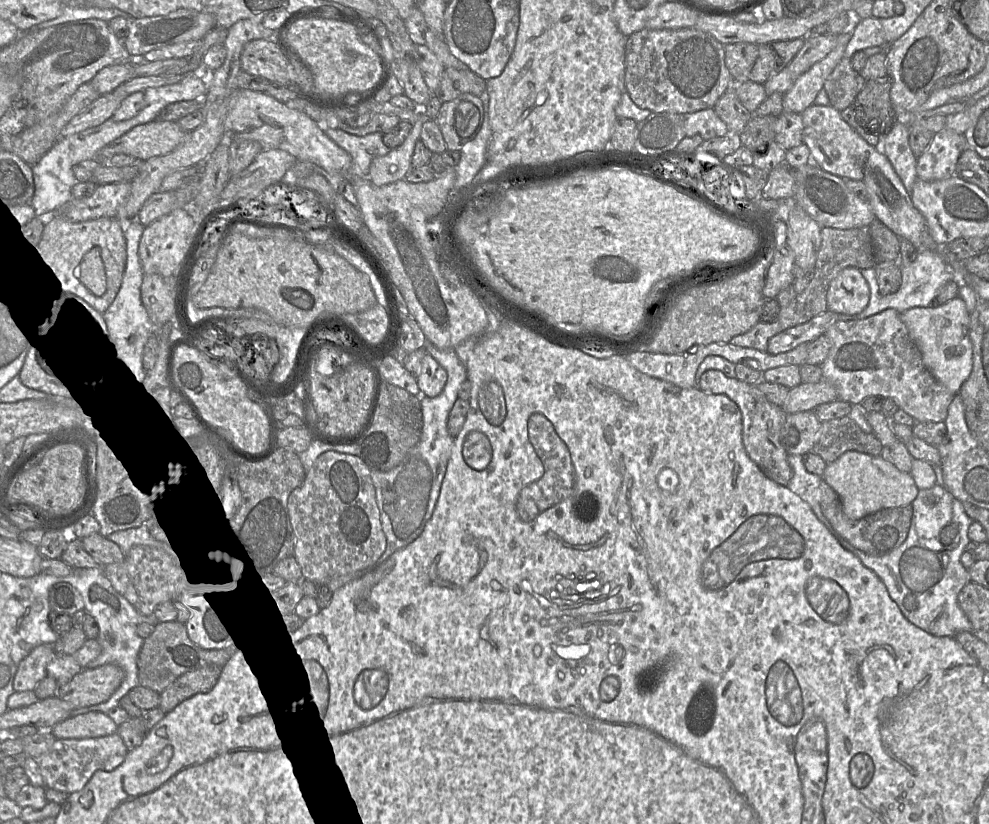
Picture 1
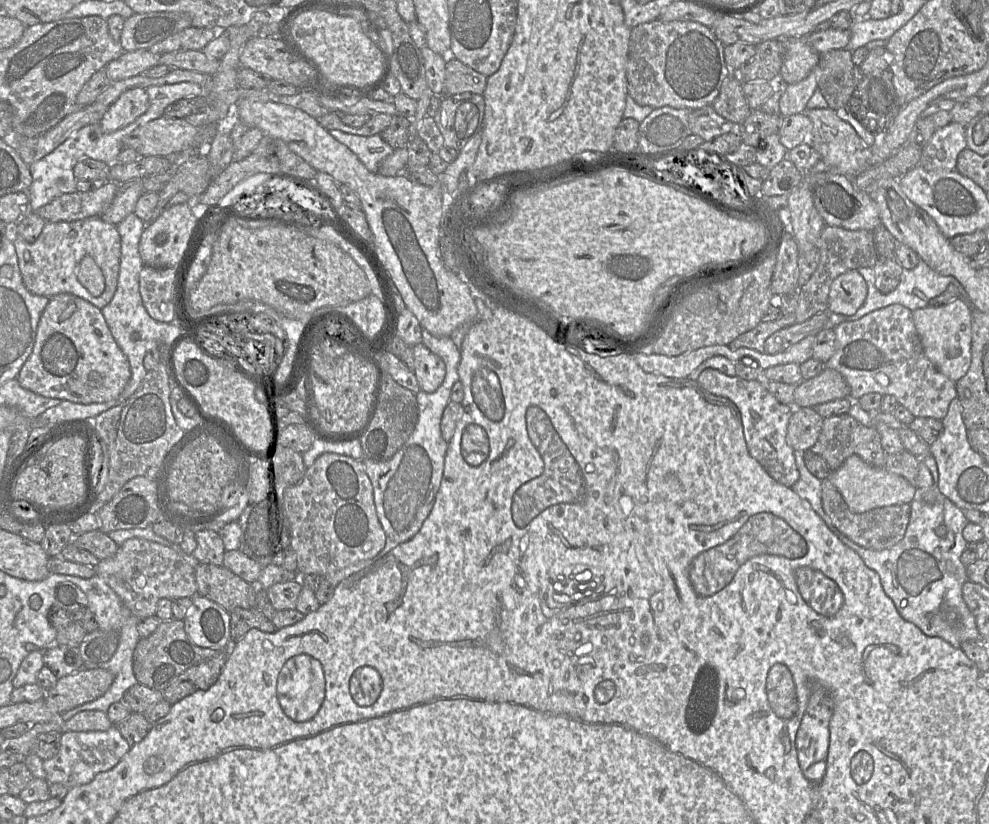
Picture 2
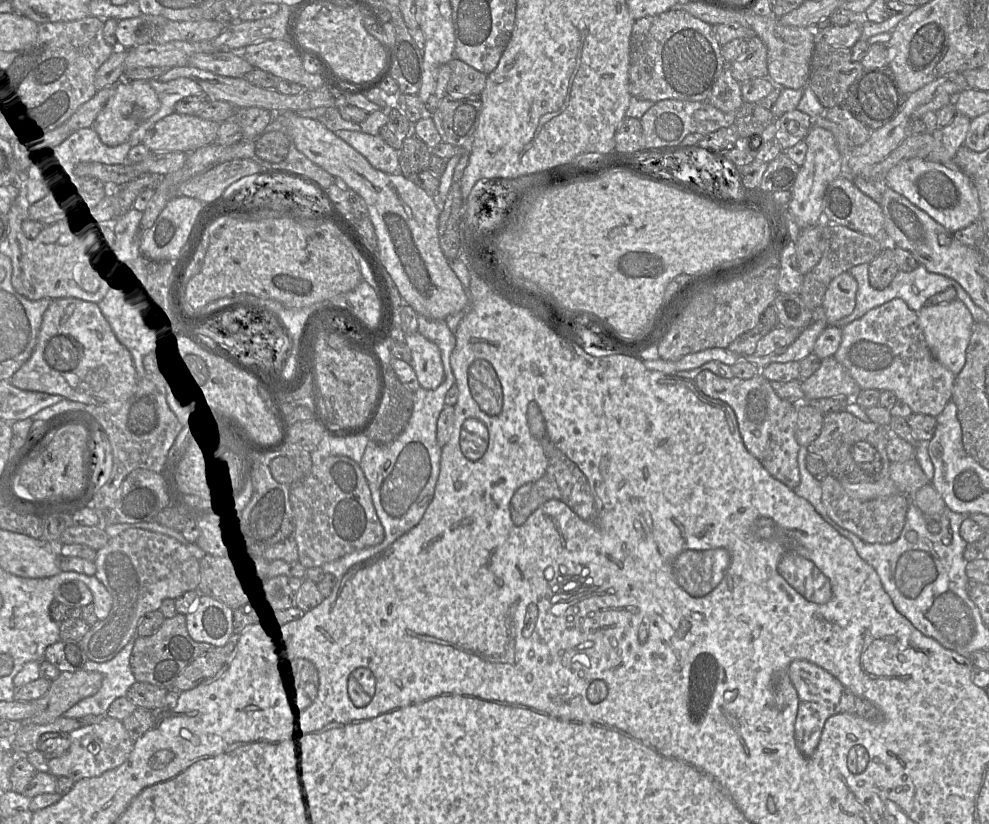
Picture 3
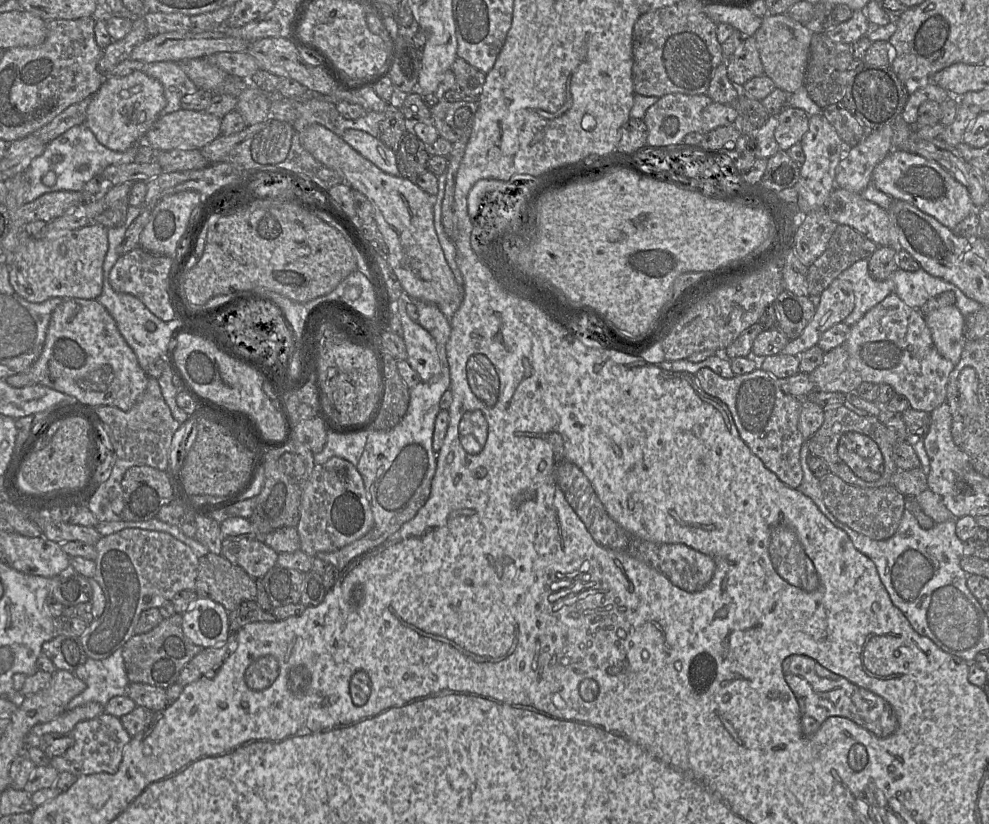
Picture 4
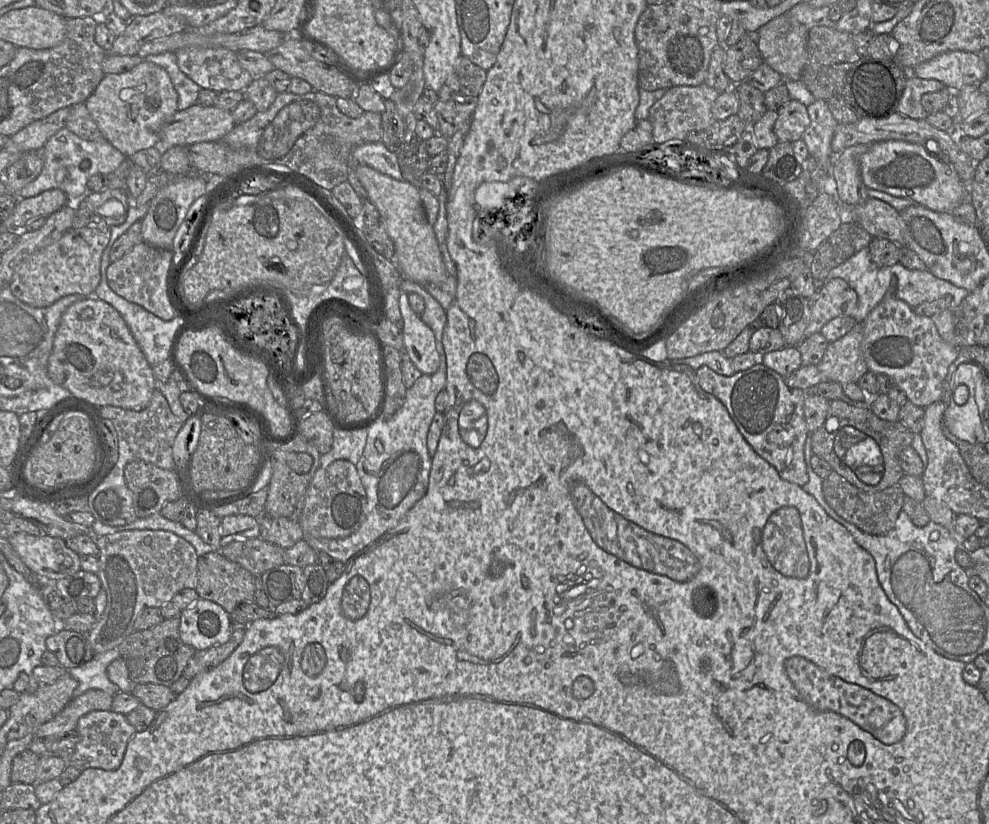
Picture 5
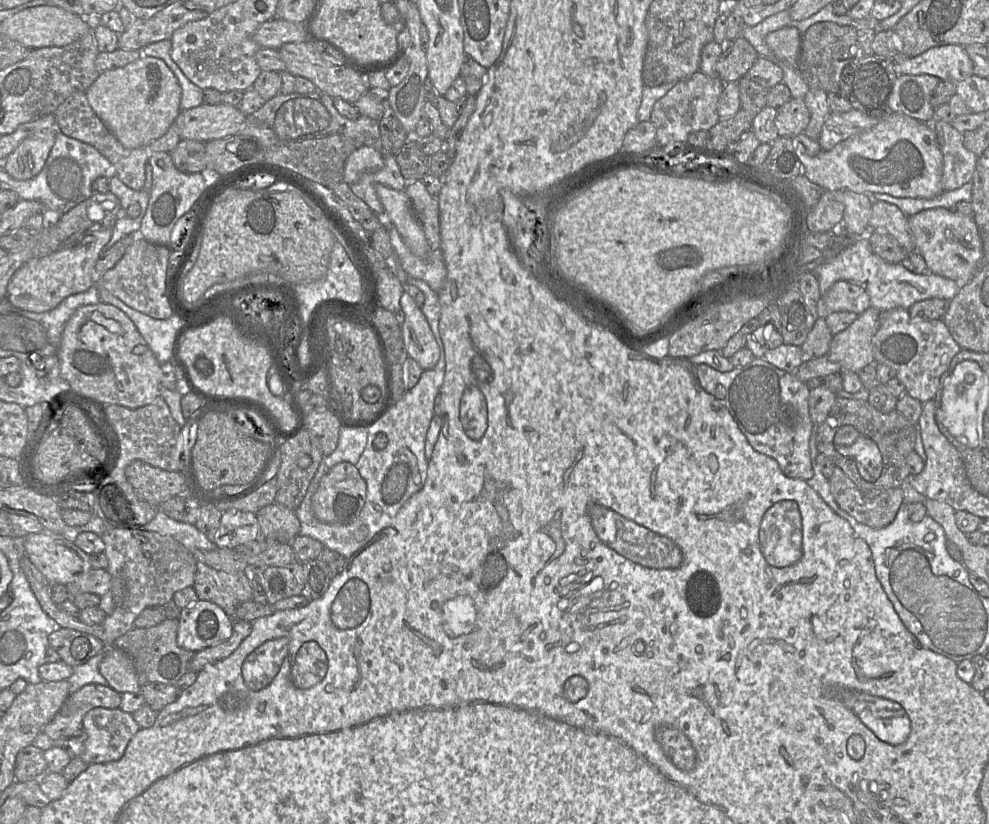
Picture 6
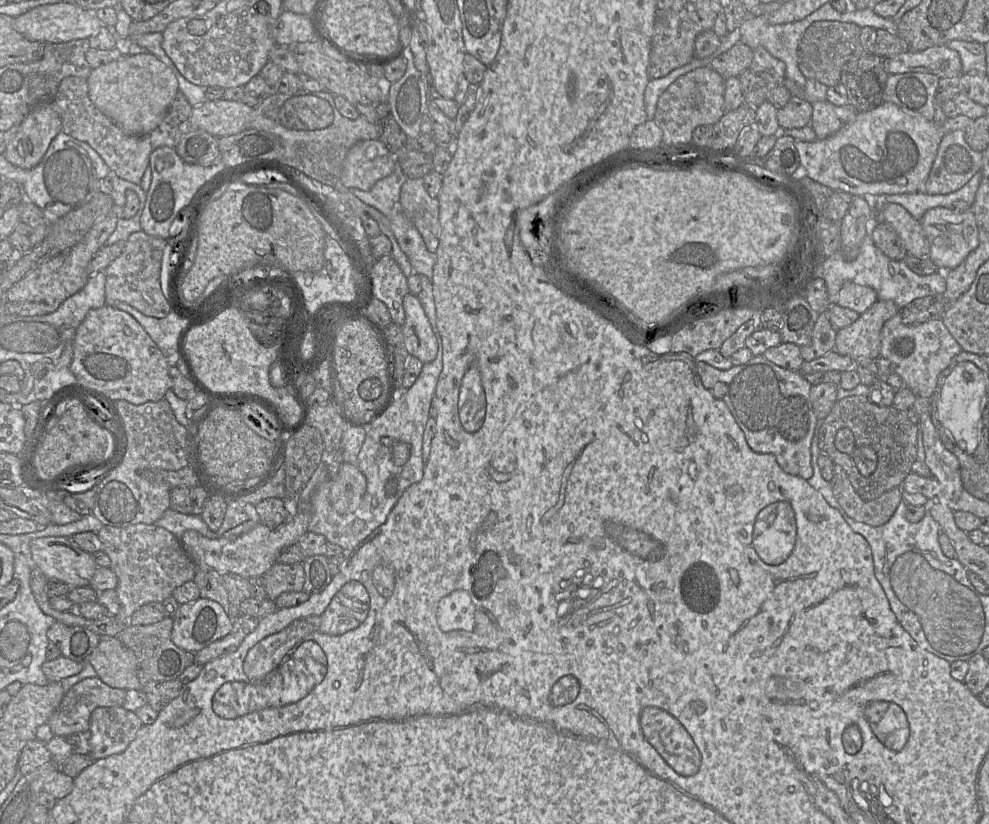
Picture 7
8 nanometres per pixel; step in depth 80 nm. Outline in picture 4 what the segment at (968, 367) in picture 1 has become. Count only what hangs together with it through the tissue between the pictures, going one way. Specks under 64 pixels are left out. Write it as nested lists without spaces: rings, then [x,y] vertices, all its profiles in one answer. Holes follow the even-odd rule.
[[[955,305],[939,308],[924,317],[938,352],[956,366],[967,343],[965,317]]]

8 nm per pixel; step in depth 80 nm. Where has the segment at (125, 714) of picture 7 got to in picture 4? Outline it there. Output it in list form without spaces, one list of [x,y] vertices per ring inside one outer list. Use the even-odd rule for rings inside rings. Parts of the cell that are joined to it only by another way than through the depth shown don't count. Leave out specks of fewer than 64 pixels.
[[[106,712],[78,722],[67,735],[72,736],[73,745],[64,754],[51,758],[49,765],[58,772],[70,772],[77,777],[99,772],[115,773],[122,761],[125,747],[132,738],[121,719]]]

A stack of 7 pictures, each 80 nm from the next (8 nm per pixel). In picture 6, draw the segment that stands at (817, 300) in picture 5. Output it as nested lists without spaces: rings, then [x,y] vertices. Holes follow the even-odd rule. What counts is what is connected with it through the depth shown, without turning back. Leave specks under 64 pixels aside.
[[[847,281],[835,282],[817,303],[818,317],[826,318],[833,312],[863,313],[870,305],[870,297],[866,290]]]

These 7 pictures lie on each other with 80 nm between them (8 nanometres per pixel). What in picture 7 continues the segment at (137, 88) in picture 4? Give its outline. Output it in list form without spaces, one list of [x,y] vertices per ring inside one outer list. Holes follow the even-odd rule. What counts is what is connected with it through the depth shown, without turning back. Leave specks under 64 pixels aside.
[[[150,52],[124,55],[92,69],[87,83],[95,106],[122,131],[133,136],[143,136],[156,129],[179,91],[175,73]]]

